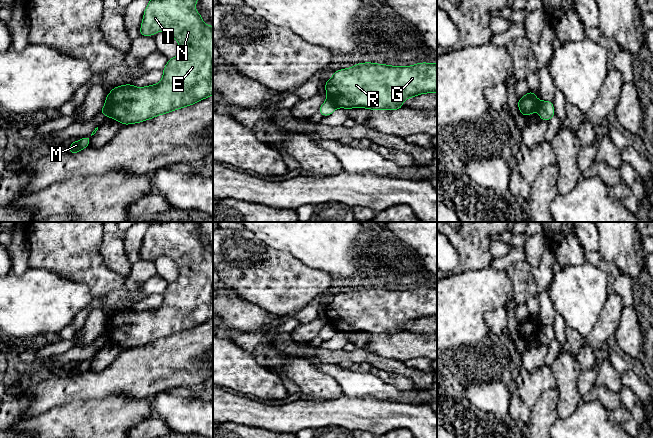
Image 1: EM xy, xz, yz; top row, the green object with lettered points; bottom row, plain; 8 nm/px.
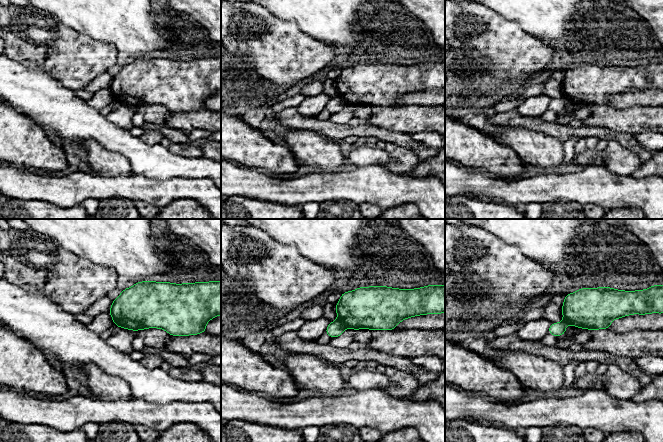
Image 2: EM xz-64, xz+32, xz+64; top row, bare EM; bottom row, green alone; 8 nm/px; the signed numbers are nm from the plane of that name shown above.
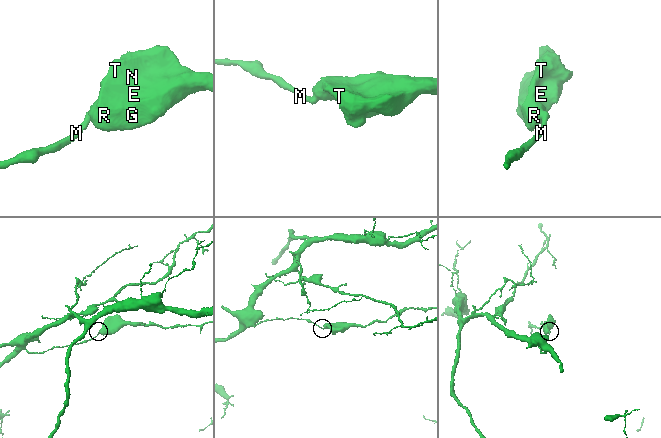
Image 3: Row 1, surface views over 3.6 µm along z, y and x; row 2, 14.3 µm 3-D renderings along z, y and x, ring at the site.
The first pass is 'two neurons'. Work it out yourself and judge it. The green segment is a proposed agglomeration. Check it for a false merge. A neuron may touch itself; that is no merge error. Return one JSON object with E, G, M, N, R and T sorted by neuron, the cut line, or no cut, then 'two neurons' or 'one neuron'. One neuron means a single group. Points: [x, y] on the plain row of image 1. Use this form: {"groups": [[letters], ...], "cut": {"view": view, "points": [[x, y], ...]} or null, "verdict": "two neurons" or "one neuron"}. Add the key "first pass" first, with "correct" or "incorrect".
{"first pass": "correct", "groups": [["E", "G", "N", "R", "T"], ["M"]], "cut": {"view": "xy", "points": [[104, 329], [110, 340]]}, "verdict": "two neurons"}

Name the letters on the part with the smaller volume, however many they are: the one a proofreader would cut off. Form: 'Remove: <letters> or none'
Remove: E, G, N, R, T

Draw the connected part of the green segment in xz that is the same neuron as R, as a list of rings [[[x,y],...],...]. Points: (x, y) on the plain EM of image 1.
[[[359,287],[335,295],[325,314],[338,332],[397,334],[407,322],[437,316],[437,287],[405,291]]]

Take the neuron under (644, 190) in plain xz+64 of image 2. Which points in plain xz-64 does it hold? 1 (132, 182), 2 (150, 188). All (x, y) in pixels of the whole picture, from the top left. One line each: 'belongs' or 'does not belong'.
1: belongs
2: belongs

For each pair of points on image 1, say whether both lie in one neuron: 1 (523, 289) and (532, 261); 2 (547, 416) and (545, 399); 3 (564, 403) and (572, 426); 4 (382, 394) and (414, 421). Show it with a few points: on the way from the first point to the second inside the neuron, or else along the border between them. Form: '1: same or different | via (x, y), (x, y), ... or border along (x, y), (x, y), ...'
1: different | border along (546, 249), (536, 266), (529, 266), (526, 263)
2: same | via (546, 412), (546, 403)
3: different | border along (582, 400), (571, 414), (565, 418), (558, 418)
4: different | border along (368, 395), (382, 401), (414, 404)

